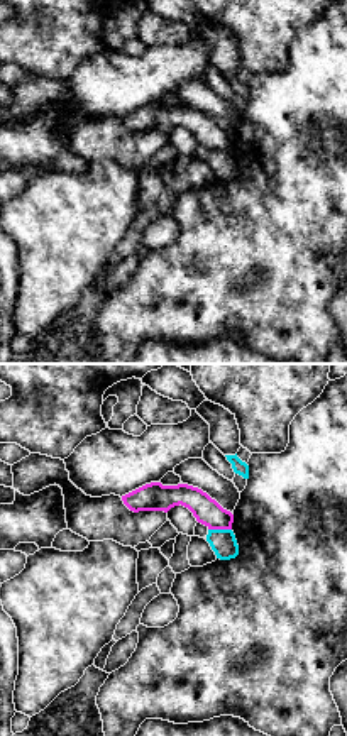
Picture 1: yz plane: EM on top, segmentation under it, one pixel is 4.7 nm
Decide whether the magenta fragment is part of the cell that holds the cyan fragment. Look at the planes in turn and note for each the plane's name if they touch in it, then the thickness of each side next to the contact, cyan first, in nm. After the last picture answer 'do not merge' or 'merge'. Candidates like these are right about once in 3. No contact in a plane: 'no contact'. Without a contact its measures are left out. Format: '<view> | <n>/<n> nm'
yz | 120/130 nm

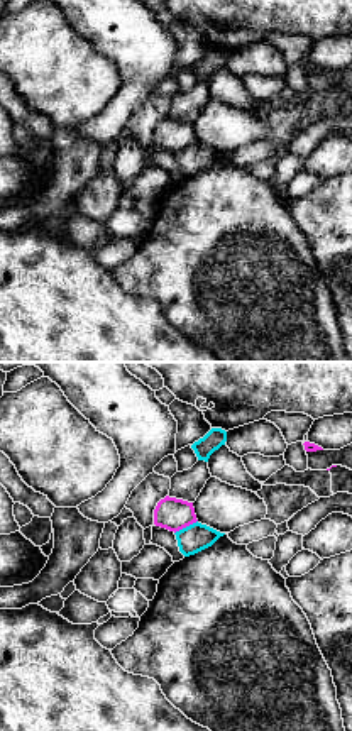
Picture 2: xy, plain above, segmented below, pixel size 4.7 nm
xy | 140/150 nm

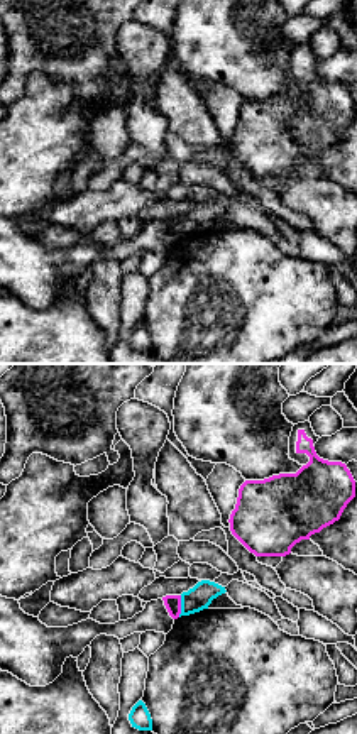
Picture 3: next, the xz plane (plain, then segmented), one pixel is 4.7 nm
xz | 120/80 nm

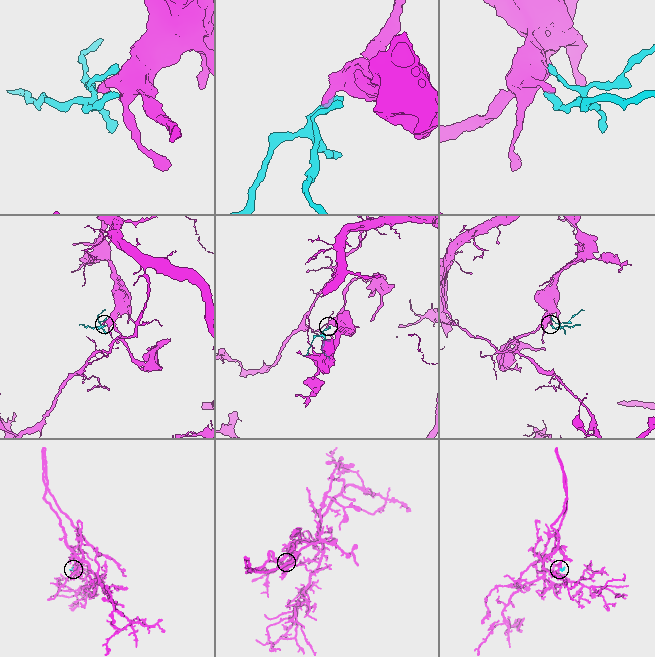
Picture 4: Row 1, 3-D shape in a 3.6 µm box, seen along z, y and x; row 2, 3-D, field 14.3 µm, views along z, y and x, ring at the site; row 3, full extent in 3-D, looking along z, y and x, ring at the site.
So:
do not merge

